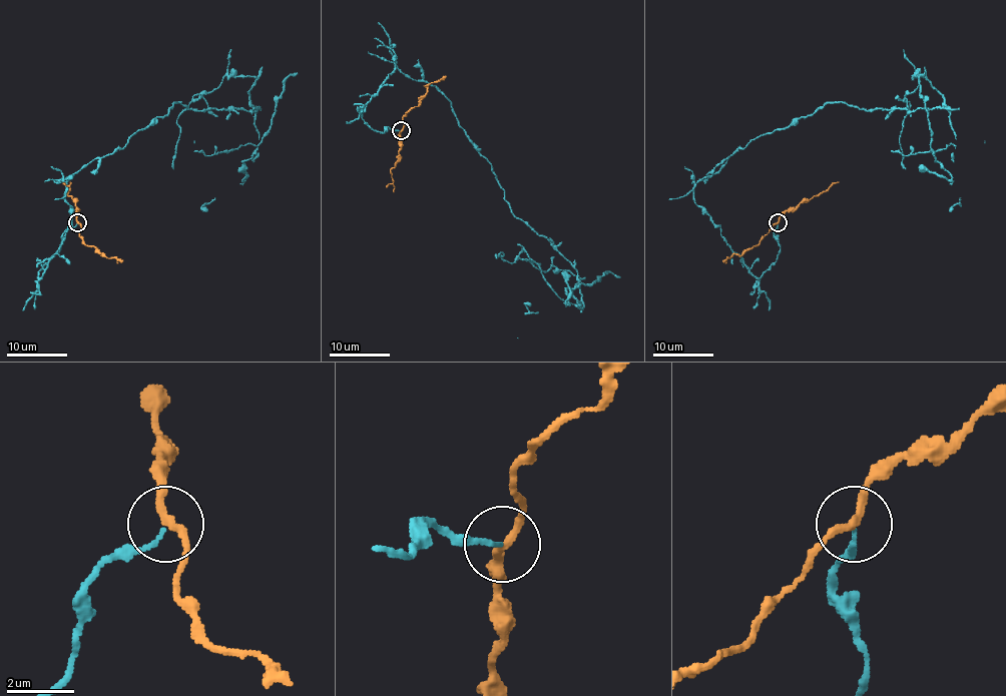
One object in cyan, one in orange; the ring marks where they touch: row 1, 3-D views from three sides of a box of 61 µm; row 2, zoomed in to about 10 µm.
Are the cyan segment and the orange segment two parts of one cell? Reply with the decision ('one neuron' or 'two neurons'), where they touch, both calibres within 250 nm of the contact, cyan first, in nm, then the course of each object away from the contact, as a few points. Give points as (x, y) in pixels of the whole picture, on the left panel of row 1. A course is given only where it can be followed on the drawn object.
two neurons | (77, 222) | 110/220 nm | cyan via (77, 223), (40, 278), (80, 168), (174, 103), (259, 107), (257, 78), (194, 95), (172, 168) | orange via (77, 223), (80, 224), (80, 236), (86, 244), (109, 258), (122, 261)

